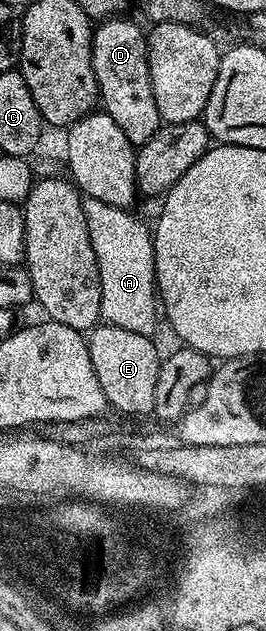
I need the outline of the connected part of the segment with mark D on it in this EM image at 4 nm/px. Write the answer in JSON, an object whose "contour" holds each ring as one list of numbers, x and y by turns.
{"contour":[[112,17,102,20,94,28,91,37,91,56,93,73,99,86,99,103,102,110,117,126,129,141,142,145,157,133,161,126,157,101,153,97,153,85,147,60,147,35,131,19]]}

